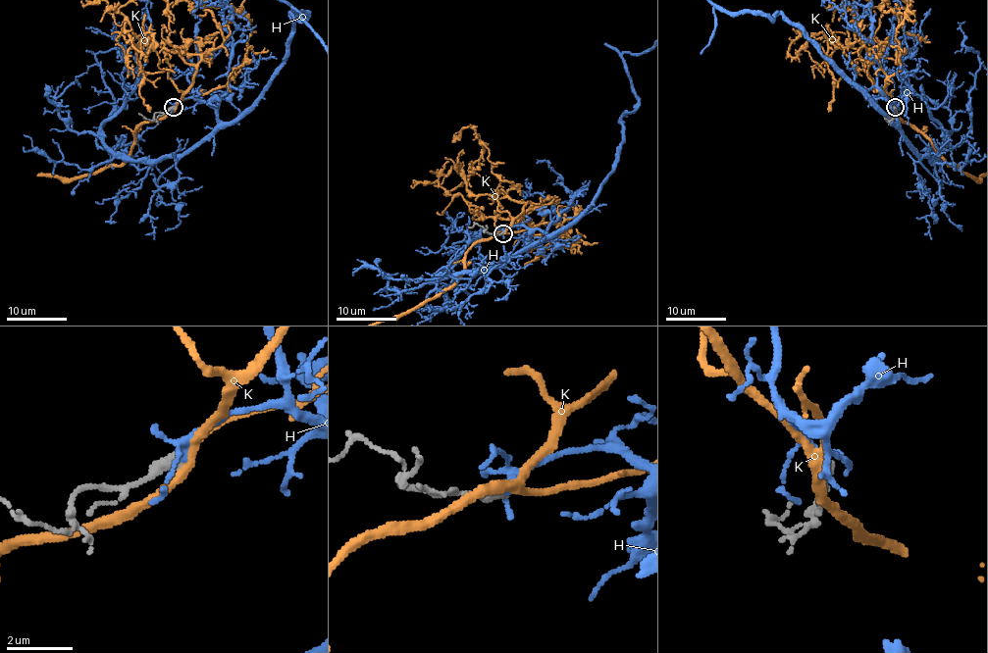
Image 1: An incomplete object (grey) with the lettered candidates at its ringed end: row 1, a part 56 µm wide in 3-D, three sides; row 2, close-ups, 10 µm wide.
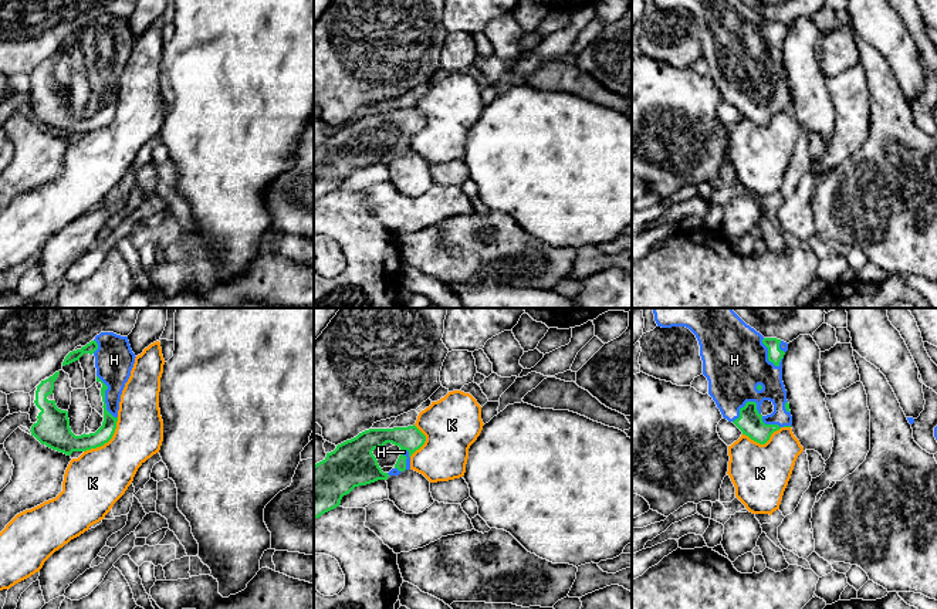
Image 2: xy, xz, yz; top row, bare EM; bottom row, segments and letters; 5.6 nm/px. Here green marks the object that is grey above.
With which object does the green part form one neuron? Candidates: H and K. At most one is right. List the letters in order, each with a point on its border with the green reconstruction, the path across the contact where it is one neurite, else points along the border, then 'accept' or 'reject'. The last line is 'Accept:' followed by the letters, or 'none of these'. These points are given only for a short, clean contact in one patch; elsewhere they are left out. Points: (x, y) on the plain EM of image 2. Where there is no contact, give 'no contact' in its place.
H: yz (755, 88) | accept
K: xy (107, 124) | reject
Accept: H

